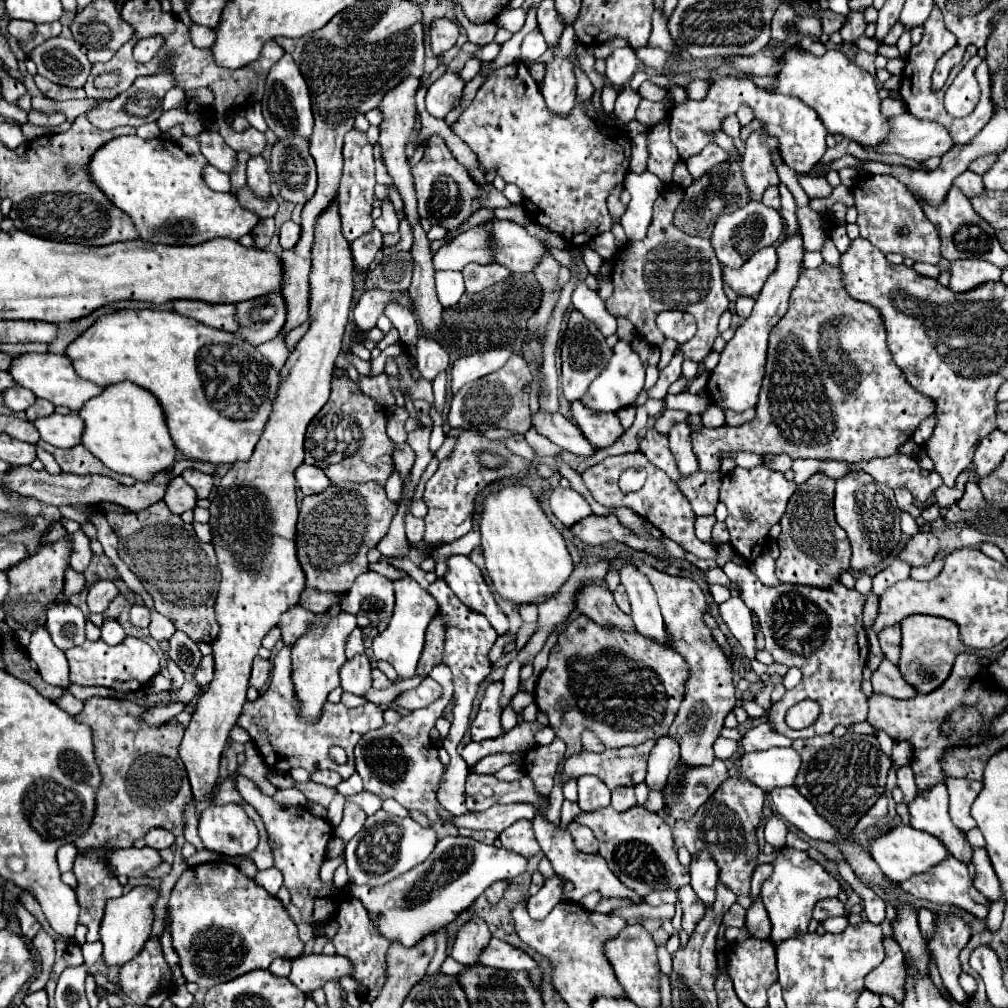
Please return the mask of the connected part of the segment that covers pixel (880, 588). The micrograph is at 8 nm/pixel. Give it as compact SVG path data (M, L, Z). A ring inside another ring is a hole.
M892 562L892 566L888 566L886 570L882 570L882 572L878 572L874 576L874 580L872 580L872 594L882 596L888 590L888 586L892 586L892 584L896 584L900 580L906 580L908 574L910 574L910 566L908 564Z

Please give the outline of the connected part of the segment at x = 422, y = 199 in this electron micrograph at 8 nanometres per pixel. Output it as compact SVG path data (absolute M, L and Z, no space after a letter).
M440 136L430 138L424 158L412 168L412 176L414 176L414 184L416 184L420 218L430 220L430 224L444 226L450 234L474 210L480 208L476 202L476 194L478 194L476 182L466 174L466 168L450 154L448 146L444 144L444 140Z

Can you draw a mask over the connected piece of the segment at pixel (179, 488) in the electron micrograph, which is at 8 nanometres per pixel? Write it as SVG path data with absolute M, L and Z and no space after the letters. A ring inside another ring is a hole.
M178 476L178 478L170 480L170 484L166 488L166 494L164 494L164 502L168 504L168 508L174 514L182 514L182 512L186 512L190 508L196 508L196 494L184 482L184 478Z

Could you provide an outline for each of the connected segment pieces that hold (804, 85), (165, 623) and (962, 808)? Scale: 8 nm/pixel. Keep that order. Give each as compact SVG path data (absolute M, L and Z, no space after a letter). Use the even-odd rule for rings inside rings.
M784 46L782 70L772 92L794 96L810 106L822 120L828 132L848 136L860 144L878 144L888 134L888 120L880 114L880 98L876 80L858 68L842 50L826 50L822 56L794 46Z
M152 608L152 610L150 610L150 614L152 614L152 620L150 620L148 630L150 630L150 636L152 636L154 640L170 638L170 636L176 632L176 626L172 624L172 620L168 620L166 616L158 614L158 612L156 612L156 608Z
M948 778L946 786L950 794L950 818L960 830L968 832L970 828L976 826L974 818L970 816L970 806L974 798L980 794L982 782L964 780L964 778Z

